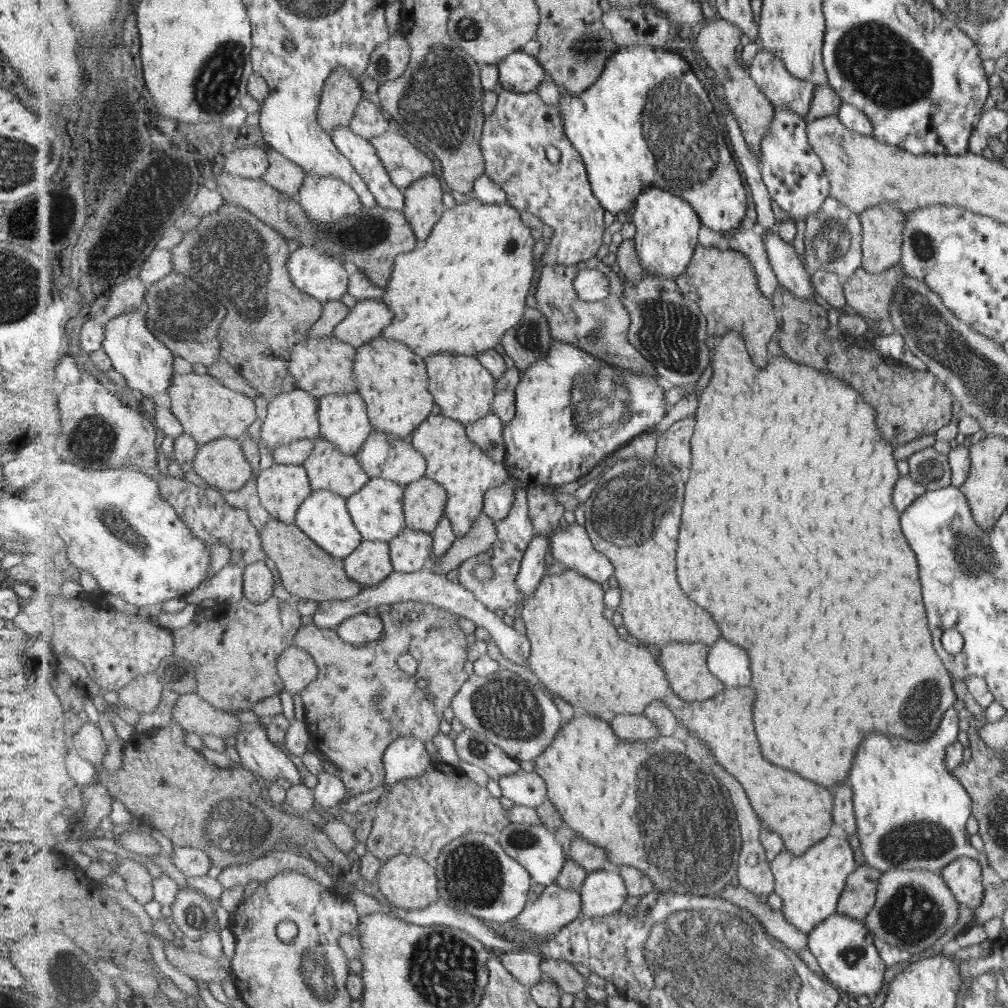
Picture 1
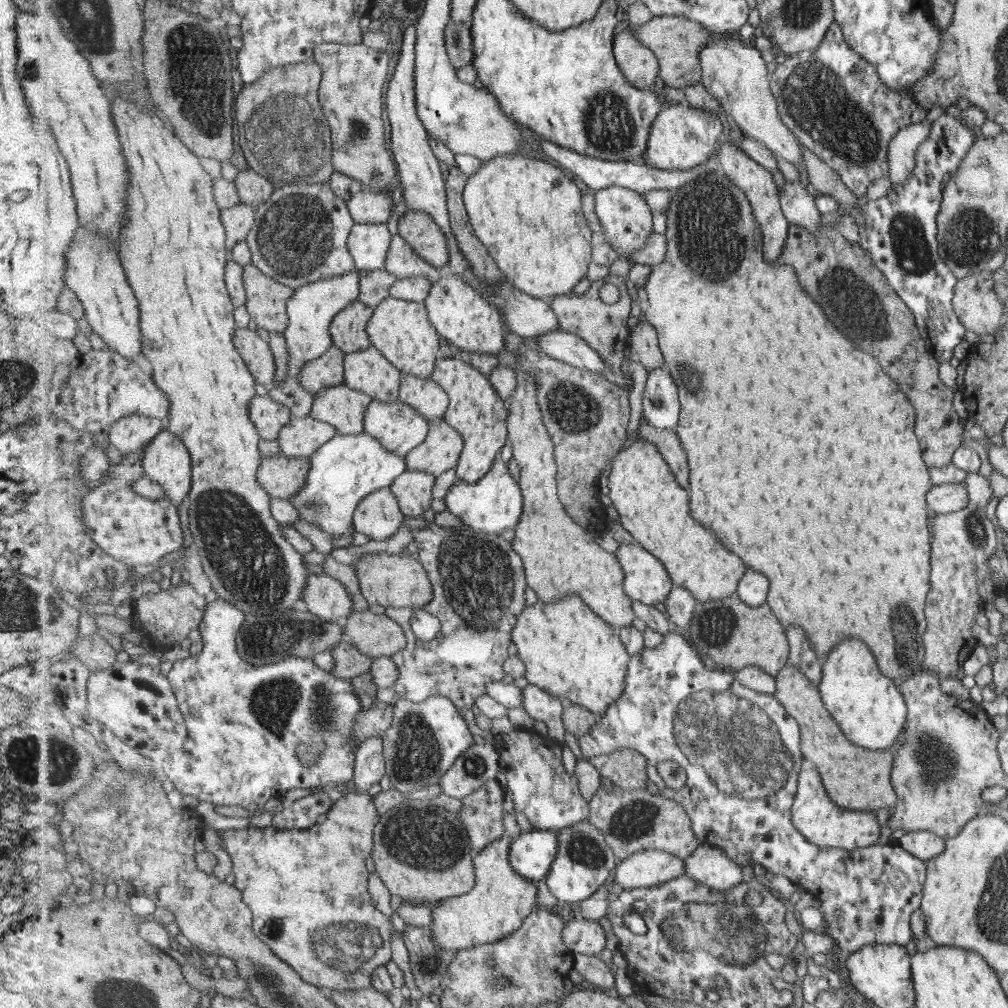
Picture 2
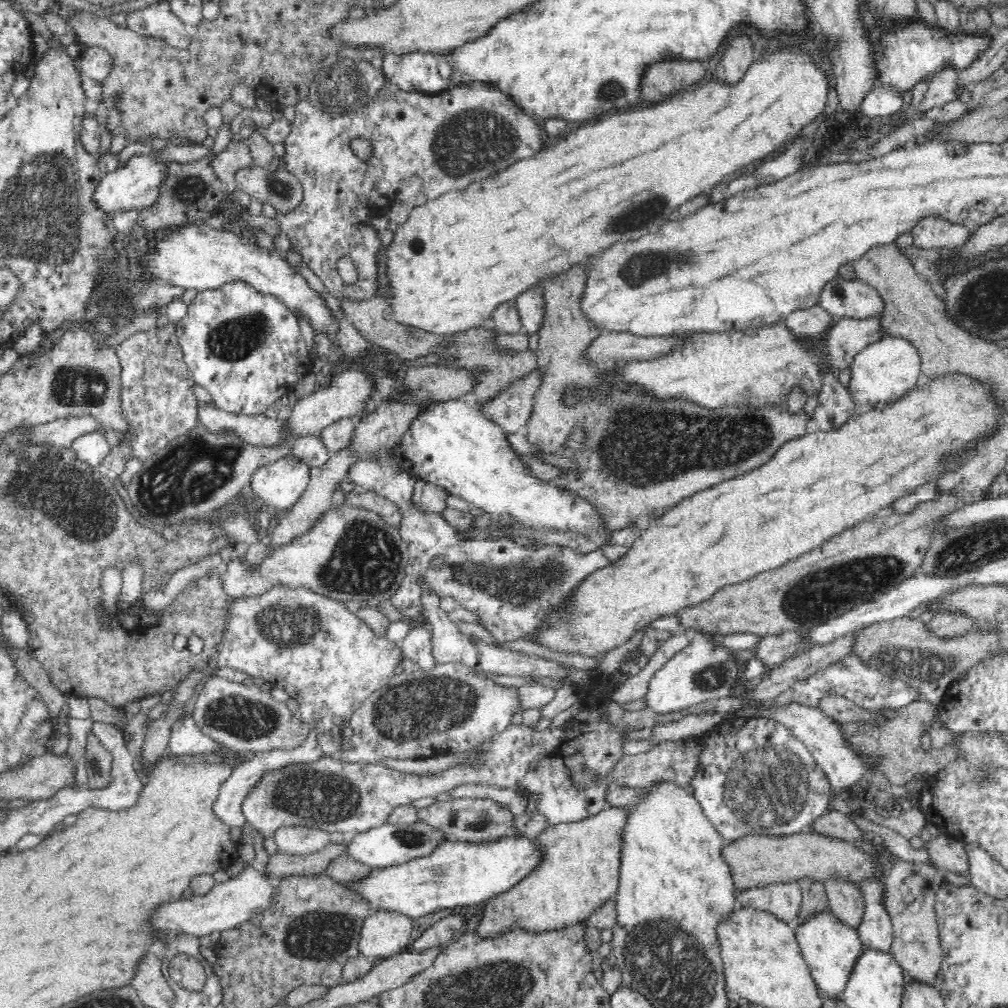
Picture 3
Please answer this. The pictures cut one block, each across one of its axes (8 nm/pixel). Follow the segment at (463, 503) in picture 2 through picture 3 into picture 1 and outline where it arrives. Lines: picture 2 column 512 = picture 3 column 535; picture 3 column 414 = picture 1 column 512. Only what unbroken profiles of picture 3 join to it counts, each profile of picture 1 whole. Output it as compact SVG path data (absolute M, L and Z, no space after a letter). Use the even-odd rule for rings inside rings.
M552 339L550 353L522 373L516 388L516 415L504 426L506 455L504 463L512 478L529 486L552 486L577 482L602 464L607 456L631 442L643 432L649 432L663 420L669 410L666 402L666 383L656 376L634 370L613 368L597 360L591 353L570 342Z

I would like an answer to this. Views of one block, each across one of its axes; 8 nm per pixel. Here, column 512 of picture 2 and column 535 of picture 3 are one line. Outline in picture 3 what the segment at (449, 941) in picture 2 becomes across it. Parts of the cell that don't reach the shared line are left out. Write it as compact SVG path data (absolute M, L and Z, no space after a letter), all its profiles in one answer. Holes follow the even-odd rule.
M608 808L580 822L548 825L534 838L539 847L539 863L514 886L484 902L482 916L473 932L480 938L498 938L512 930L525 930L528 934L552 932L586 922L587 918L606 902L615 899L621 865L621 828L625 823L626 808Z

